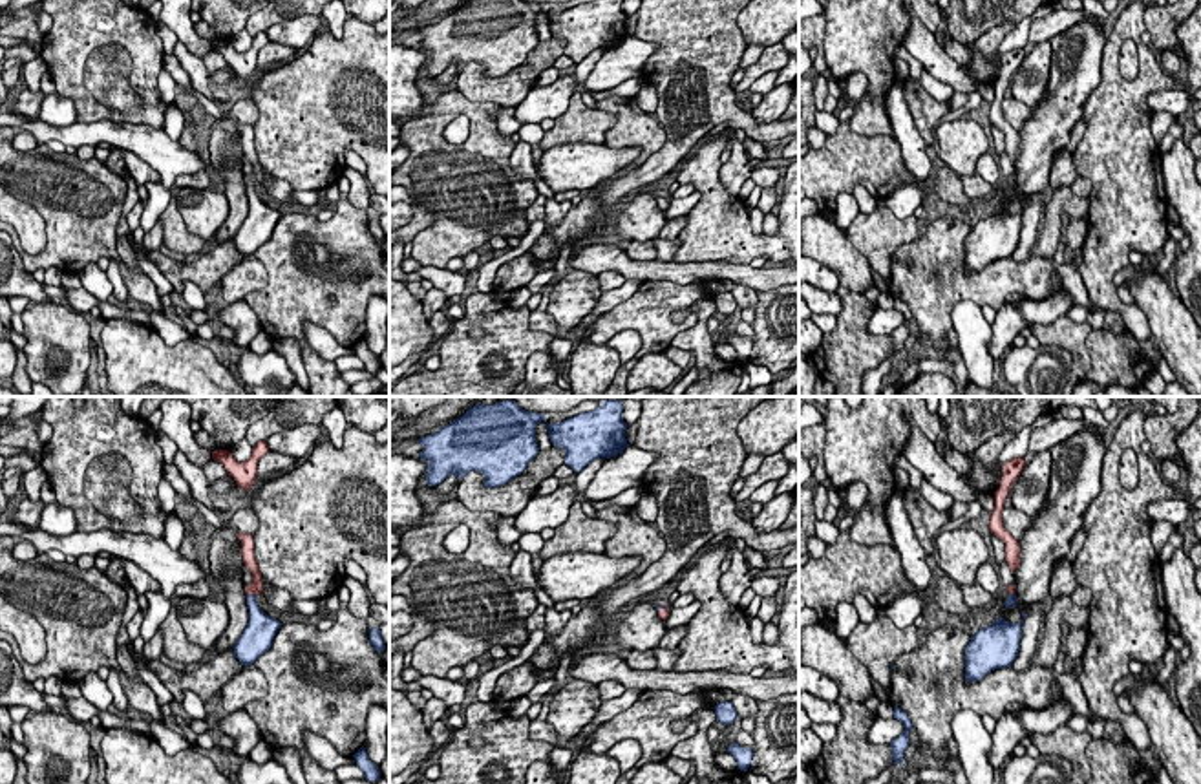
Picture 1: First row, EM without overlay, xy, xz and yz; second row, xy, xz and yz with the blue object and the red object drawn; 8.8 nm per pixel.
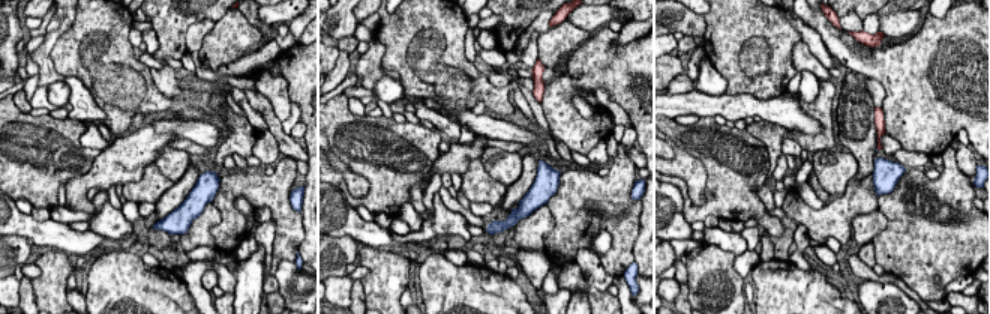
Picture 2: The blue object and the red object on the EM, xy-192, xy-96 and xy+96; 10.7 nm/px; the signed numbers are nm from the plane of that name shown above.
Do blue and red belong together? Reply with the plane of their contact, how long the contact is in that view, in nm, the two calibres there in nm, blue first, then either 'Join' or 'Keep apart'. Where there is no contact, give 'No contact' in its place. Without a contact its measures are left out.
Touches blue in xy. Shared border 90 nm. Thickness 190 nm (blue) against 120 nm. Join

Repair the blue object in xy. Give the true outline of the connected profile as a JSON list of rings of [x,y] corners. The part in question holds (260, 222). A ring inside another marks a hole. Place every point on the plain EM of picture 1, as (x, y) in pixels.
[[[239,122],[238,128],[241,132],[243,154],[252,164],[252,174],[245,177],[249,214],[232,239],[239,254],[249,258],[271,239],[282,214],[267,207],[256,194],[256,186],[263,181],[263,170],[254,148],[252,126]]]

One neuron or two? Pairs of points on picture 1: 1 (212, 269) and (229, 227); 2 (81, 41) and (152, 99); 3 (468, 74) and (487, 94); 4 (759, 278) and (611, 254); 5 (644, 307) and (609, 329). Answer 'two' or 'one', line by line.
1: two
2: one
3: one
4: one
5: one

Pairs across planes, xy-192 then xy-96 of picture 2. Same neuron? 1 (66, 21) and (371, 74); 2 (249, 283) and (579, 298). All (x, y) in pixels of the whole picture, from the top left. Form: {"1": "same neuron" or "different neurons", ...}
{"1": "same neuron", "2": "same neuron"}

